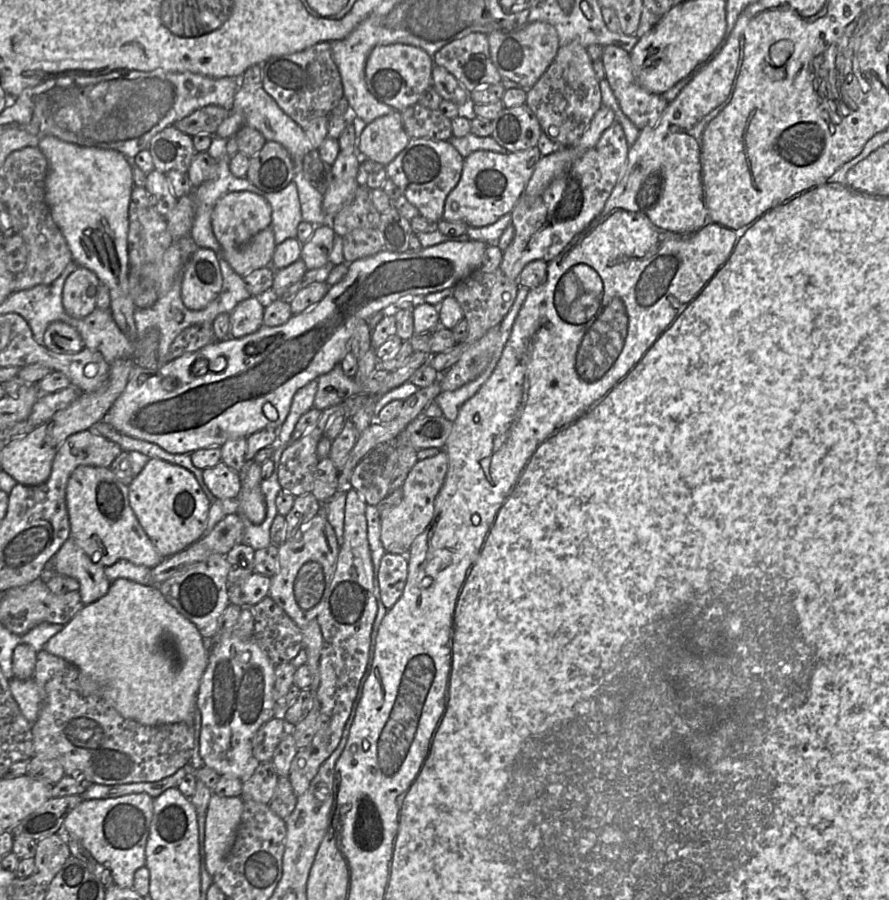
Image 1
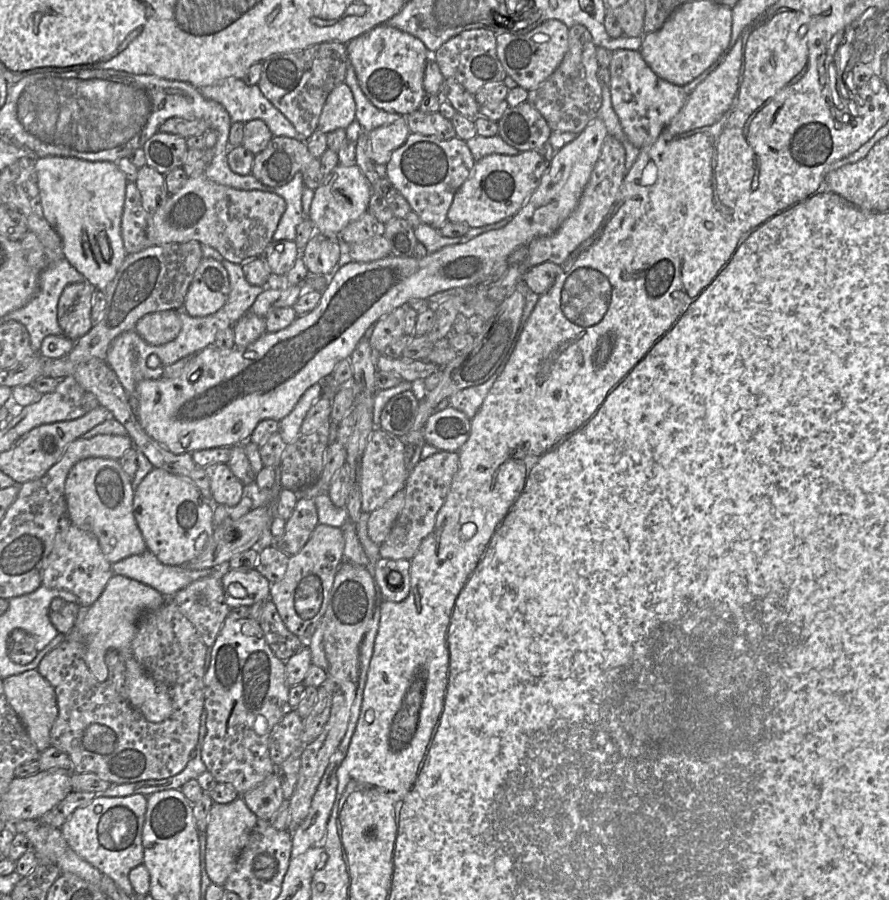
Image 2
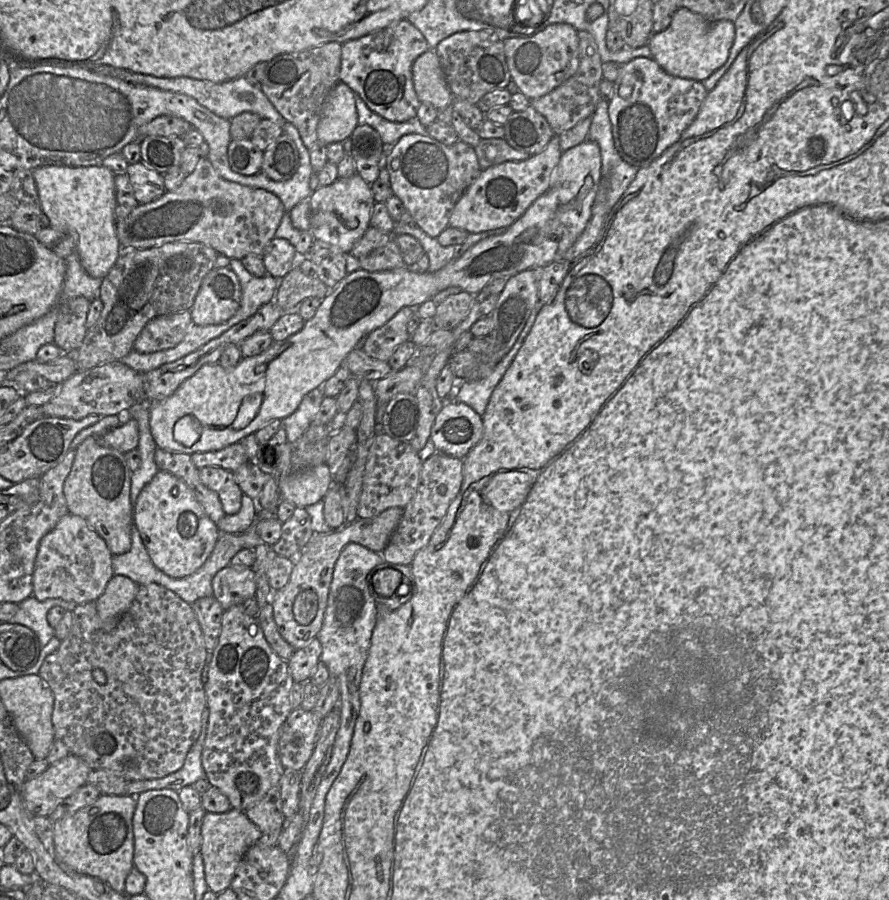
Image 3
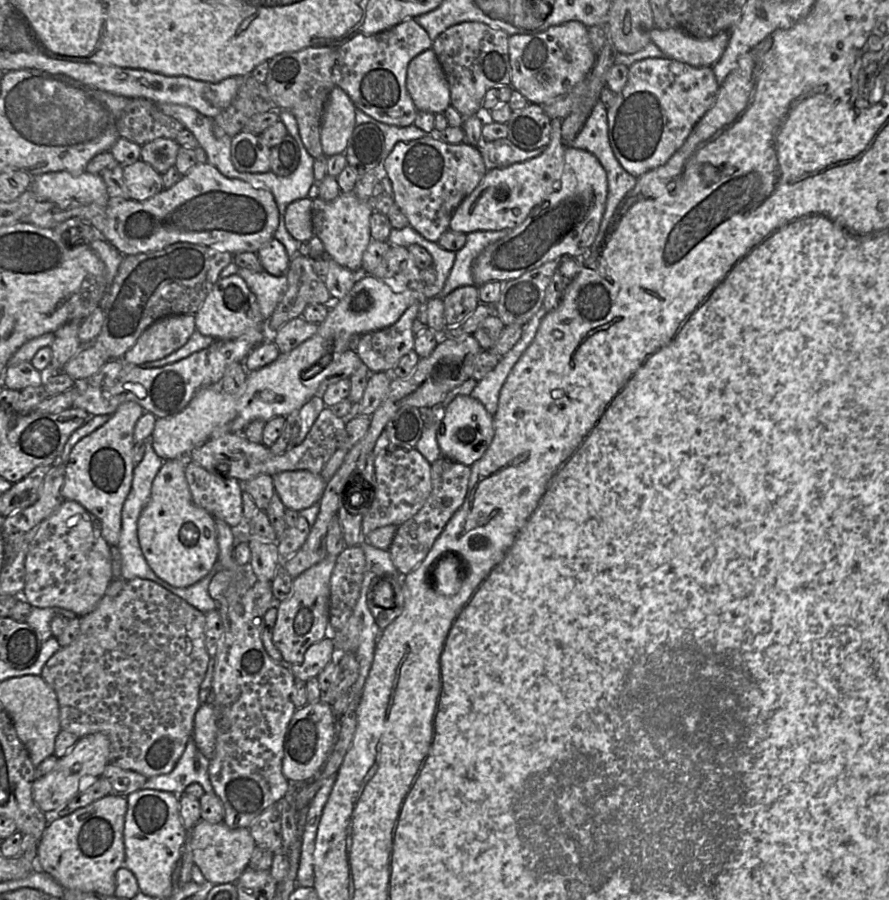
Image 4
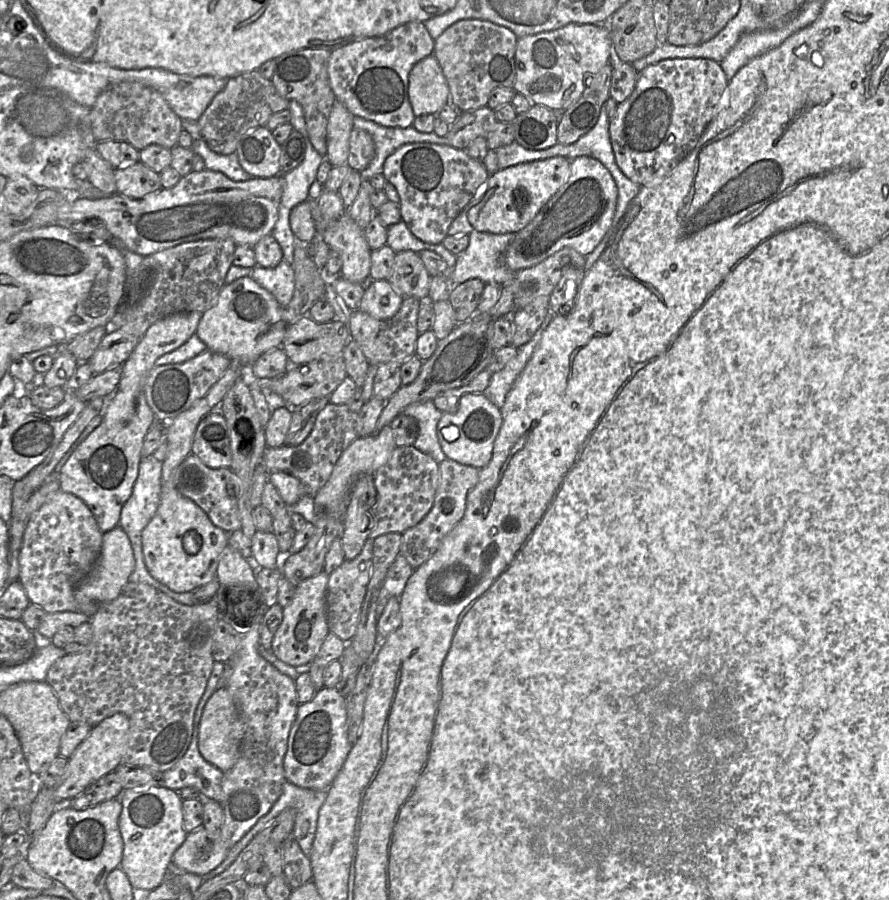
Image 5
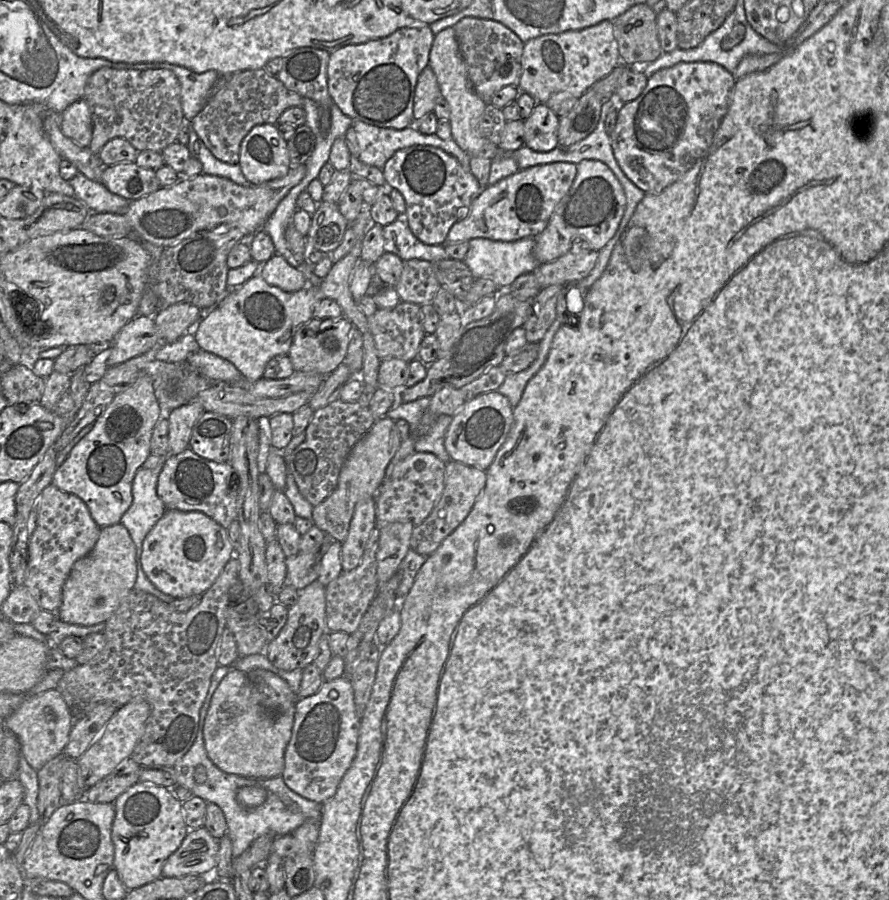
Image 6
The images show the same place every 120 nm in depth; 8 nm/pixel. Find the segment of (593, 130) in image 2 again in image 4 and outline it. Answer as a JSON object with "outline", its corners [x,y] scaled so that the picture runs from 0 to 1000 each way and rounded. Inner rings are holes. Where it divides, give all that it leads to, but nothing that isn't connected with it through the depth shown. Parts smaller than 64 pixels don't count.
{"outline":[[[638,162],[630,198],[630,211],[623,212],[603,228],[589,247],[575,254],[571,261],[549,272],[541,280],[531,296],[531,306],[535,318],[540,319],[552,312],[566,314],[578,311],[618,290],[631,289],[633,286],[657,286],[674,258],[682,231],[683,216],[683,193],[673,177],[661,168]],[[417,304],[400,312],[397,320],[382,333],[370,338],[367,354],[358,361],[357,369],[324,392],[315,392],[306,403],[287,412],[279,412],[277,430],[271,439],[250,434],[246,427],[225,431],[211,450],[200,459],[177,464],[170,483],[175,504],[184,512],[213,508],[219,498],[237,487],[255,480],[273,481],[285,467],[298,469],[309,462],[324,462],[355,439],[359,428],[370,416],[368,407],[373,398],[393,388],[398,371],[424,368],[443,360],[472,331],[472,326],[458,319],[445,319]],[[353,406],[364,409],[348,421],[339,421],[339,414]]]}

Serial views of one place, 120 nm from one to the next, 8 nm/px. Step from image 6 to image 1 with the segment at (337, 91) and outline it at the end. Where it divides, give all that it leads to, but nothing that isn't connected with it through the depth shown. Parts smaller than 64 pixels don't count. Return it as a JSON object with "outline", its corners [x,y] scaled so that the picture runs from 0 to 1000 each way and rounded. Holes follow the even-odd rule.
{"outline":[[[452,48],[425,50],[412,69],[412,93],[426,112],[452,123],[470,114],[477,100],[486,94],[488,71],[487,63],[472,52]]]}

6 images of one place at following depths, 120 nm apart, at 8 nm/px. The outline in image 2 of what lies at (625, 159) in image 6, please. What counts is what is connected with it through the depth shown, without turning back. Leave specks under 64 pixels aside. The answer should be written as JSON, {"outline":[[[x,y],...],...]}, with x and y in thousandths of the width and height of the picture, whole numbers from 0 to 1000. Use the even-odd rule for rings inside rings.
{"outline":[[[697,54],[690,58],[685,73],[687,113],[708,158],[718,166],[736,159],[769,118],[773,103],[767,96],[740,86],[720,57]]]}

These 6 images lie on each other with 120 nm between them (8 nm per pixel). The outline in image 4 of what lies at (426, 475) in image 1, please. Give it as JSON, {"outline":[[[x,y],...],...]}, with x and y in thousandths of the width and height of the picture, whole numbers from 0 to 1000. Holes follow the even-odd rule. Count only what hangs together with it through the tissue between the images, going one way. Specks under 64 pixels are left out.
{"outline":[[[495,508],[485,517],[486,544],[476,563],[450,583],[436,612],[447,633],[454,639],[465,634],[480,618],[490,599],[511,570],[522,559],[530,529],[530,519]]]}

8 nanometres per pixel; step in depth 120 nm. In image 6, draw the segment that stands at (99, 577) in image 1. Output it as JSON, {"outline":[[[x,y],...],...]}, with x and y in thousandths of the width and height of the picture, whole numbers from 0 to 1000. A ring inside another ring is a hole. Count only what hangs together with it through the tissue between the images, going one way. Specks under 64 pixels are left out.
{"outline":[[[60,538],[49,542],[39,561],[39,580],[31,607],[31,627],[27,651],[42,668],[48,679],[64,681],[70,669],[71,650],[78,640],[82,627],[97,618],[106,609],[112,592],[112,586],[106,580],[97,560],[87,551],[69,546]]]}

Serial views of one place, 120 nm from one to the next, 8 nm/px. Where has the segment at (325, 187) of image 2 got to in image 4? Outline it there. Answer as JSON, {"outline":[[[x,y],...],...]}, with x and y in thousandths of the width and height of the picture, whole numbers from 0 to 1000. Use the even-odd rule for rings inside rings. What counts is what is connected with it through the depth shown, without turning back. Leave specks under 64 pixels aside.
{"outline":[[[398,212],[391,214],[384,213],[373,223],[366,223],[360,219],[352,221],[352,258],[362,268],[370,287],[395,301],[407,299],[408,281],[418,267],[416,259],[418,236],[420,230],[416,224],[403,220]]]}

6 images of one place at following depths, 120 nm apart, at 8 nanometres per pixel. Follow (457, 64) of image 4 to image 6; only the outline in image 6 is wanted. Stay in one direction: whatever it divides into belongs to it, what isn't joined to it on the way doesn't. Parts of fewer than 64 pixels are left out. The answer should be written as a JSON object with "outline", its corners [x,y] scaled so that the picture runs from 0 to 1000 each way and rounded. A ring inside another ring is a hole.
{"outline":[[[523,19],[510,31],[533,101],[547,116],[564,98],[584,96],[591,48],[576,33],[560,23],[534,19]]]}

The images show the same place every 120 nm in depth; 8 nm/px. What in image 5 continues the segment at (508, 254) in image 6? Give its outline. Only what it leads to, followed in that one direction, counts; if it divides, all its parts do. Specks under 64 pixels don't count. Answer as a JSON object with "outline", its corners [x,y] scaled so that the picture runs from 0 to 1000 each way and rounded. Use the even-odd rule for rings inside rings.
{"outline":[[[531,258],[526,274],[513,283],[508,316],[514,318],[529,310],[539,310],[546,317],[566,318],[579,310],[580,302],[565,292],[566,281],[578,264],[578,259]]]}

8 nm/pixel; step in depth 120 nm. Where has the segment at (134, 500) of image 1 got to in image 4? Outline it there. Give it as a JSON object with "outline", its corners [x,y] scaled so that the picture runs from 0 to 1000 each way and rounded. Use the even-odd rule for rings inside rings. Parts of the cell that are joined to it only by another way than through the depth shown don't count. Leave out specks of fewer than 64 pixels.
{"outline":[[[211,508],[184,512],[171,537],[169,554],[155,577],[155,600],[171,634],[196,652],[213,652],[231,641],[245,621],[242,576],[216,554],[208,529]]]}

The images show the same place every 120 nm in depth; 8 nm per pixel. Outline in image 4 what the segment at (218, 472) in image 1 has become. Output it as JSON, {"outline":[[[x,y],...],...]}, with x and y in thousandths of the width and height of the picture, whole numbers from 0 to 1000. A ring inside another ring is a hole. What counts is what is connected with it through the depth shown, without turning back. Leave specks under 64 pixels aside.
{"outline":[[[211,512],[208,529],[217,558],[242,577],[254,580],[261,588],[274,582],[273,538],[264,531],[241,527],[225,517]]]}

